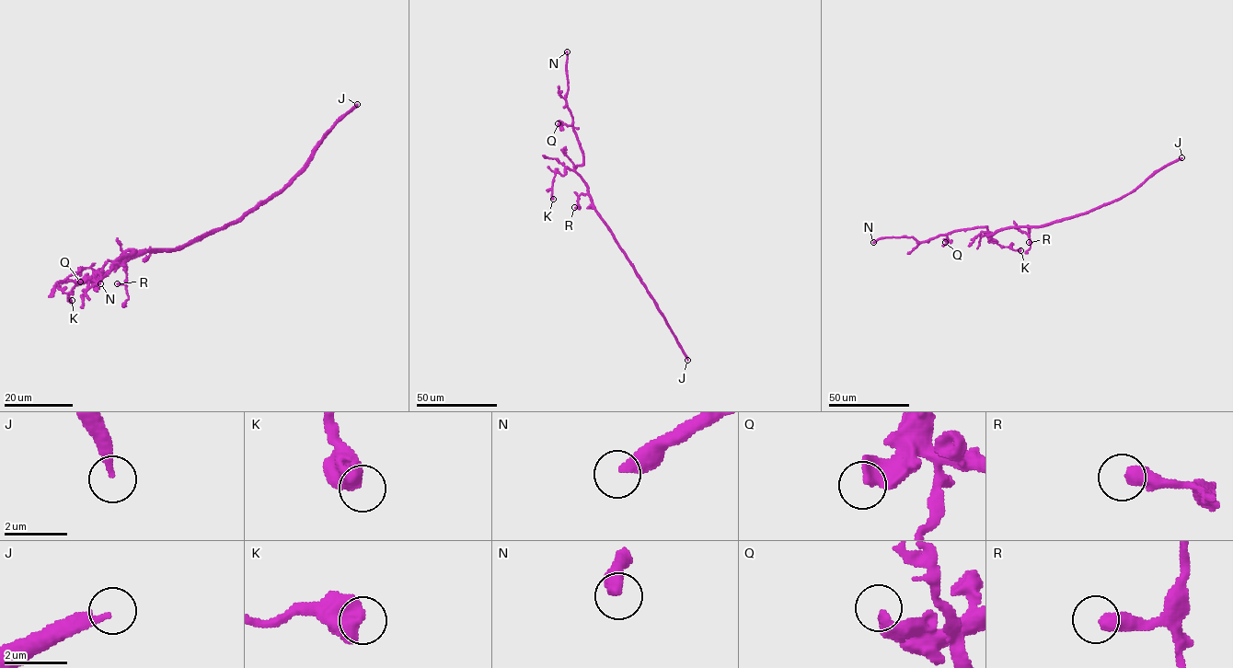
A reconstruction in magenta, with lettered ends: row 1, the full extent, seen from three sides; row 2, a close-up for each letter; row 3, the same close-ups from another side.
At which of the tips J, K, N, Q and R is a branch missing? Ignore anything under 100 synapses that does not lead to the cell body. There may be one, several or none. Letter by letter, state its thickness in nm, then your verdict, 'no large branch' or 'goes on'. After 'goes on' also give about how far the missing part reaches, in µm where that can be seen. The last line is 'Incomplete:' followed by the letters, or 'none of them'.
J: 260 nm | no large branch
K: 700 nm | no large branch
N: 420 nm | goes on | 550 µm
Q: 360 nm | no large branch
R: 440 nm | no large branch
Incomplete: N

